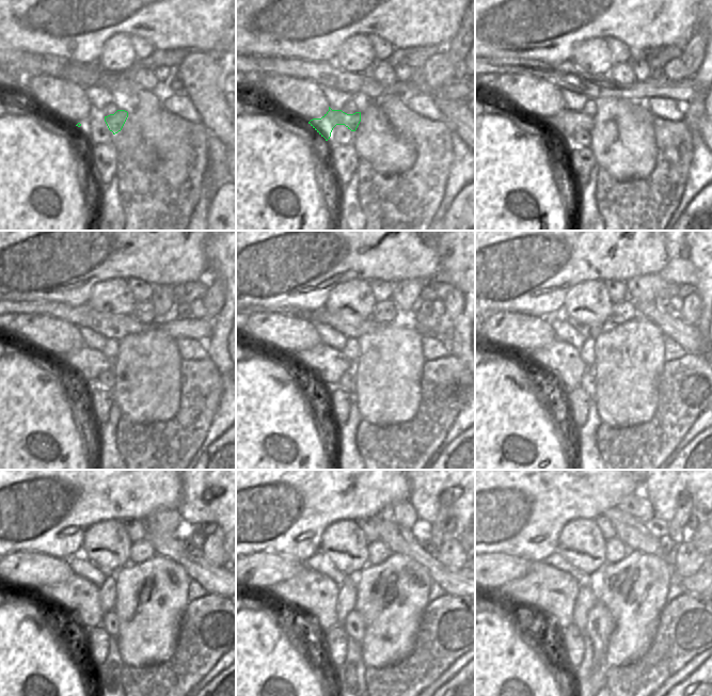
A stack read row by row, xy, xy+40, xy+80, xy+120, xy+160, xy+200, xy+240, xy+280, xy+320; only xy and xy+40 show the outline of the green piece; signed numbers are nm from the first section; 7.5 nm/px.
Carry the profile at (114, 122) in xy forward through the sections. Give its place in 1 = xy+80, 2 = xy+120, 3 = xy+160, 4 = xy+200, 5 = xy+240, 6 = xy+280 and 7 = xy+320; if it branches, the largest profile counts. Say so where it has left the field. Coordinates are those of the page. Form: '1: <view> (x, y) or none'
1: xy+80 (564, 124)
2: xy+120 (88, 363)
3: xy+160 (329, 364)
4: xy+200 (564, 358)
5: xy+240 (83, 595)
6: xy+280 (320, 591)
7: xy+320 (557, 580)

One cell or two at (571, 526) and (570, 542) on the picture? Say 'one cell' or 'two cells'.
one cell

